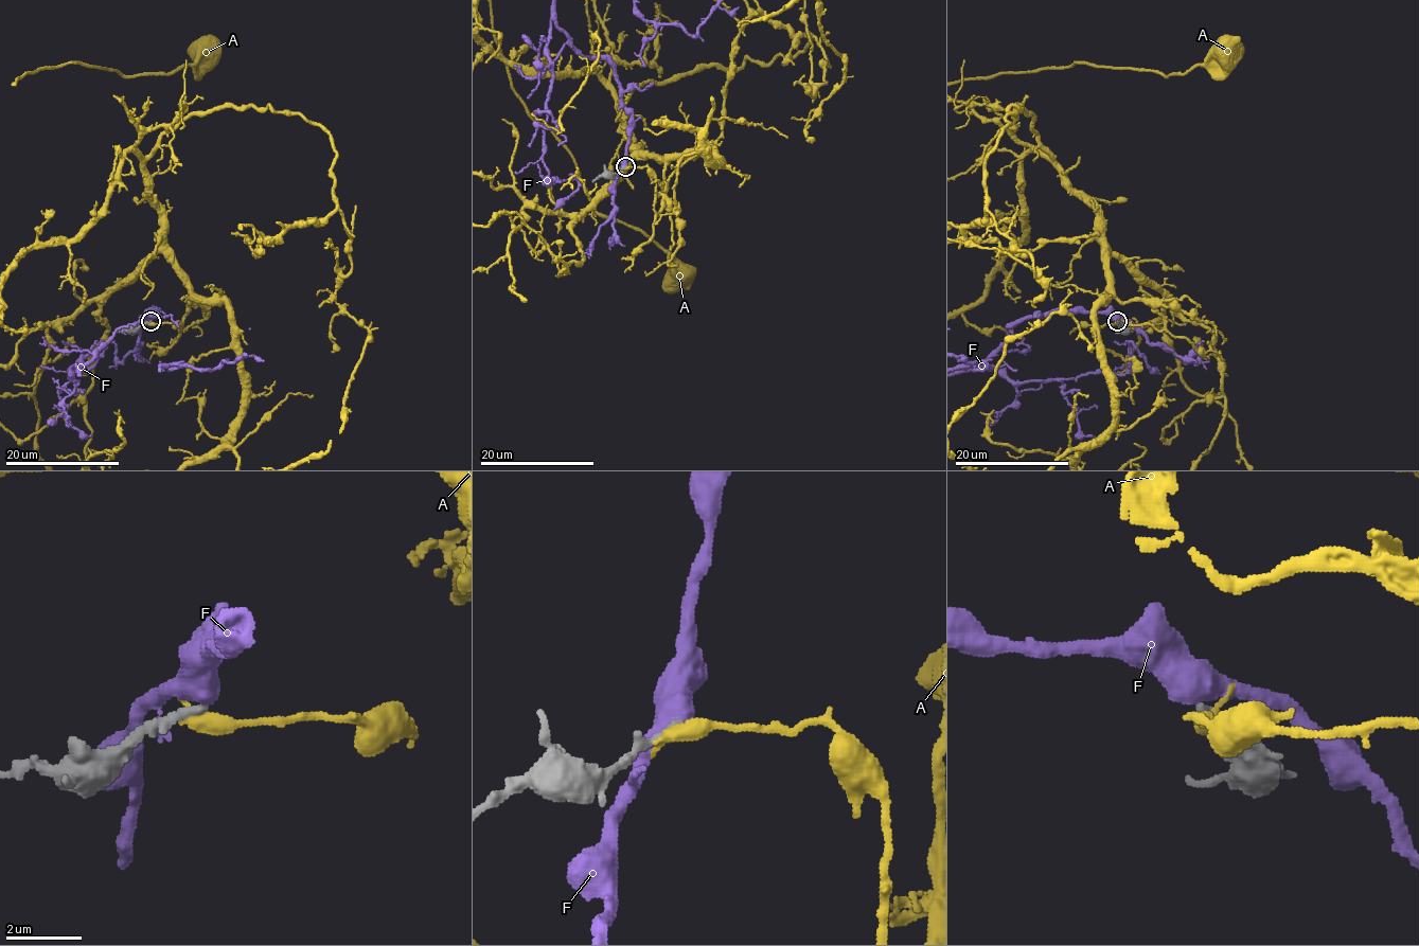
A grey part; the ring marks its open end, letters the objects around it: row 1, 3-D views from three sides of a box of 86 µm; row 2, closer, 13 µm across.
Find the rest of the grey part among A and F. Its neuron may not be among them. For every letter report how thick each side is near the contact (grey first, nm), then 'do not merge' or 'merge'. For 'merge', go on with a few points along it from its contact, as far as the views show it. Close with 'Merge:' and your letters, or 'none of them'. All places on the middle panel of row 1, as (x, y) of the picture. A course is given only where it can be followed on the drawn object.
A: calibres 320 and 400 nm; do not merge
F: calibres 200 and 480 nm; do not merge
Merge: none of them

